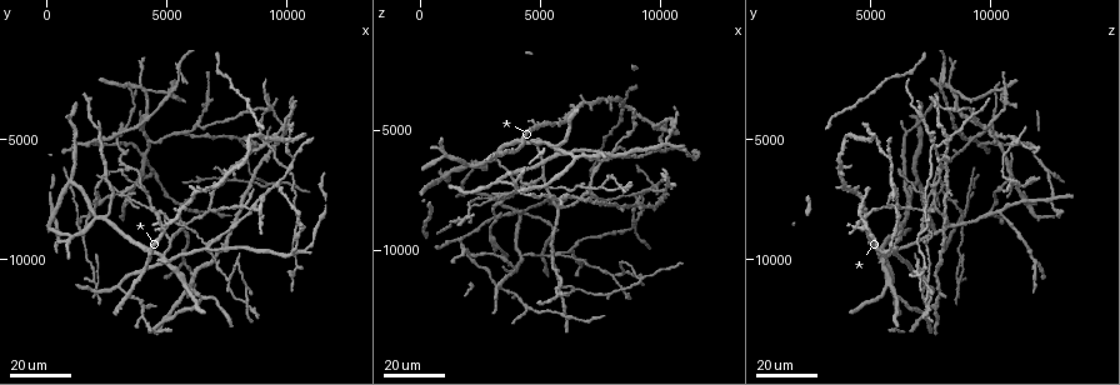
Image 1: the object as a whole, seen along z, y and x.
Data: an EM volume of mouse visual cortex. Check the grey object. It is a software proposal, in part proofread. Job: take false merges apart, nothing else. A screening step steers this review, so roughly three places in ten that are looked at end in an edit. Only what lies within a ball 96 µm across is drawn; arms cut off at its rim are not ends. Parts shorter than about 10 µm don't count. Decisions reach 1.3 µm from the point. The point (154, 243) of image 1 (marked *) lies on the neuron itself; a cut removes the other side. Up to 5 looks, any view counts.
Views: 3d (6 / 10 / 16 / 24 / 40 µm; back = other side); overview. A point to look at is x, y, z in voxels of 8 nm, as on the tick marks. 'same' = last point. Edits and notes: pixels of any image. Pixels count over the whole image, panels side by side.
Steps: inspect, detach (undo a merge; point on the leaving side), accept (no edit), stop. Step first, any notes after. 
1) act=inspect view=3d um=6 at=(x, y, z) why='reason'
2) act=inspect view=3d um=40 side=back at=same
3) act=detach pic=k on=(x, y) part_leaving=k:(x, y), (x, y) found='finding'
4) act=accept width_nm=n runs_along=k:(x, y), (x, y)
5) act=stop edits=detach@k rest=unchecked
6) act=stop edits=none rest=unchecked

act=inspect view=3d um=24 at=(3300, 7300, 7700) why='side arm on a straight run'

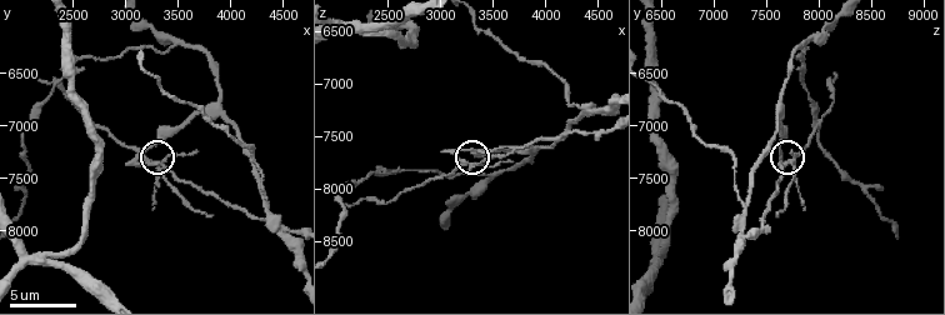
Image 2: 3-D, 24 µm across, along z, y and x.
act=inspect view=3d um=10 at=(3220, 7380, 7620)

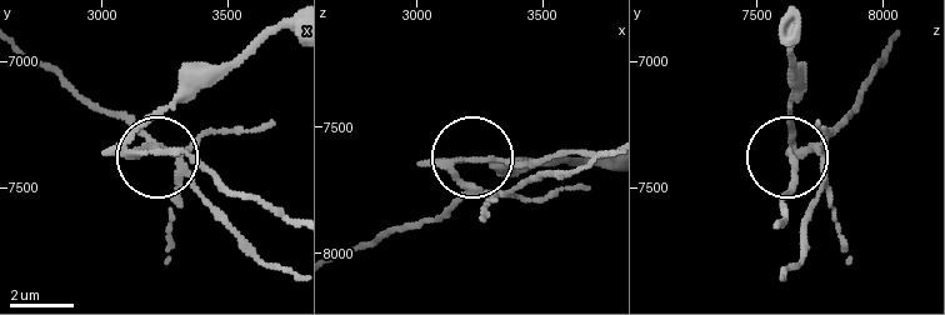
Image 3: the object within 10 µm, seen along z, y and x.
act=inspect view=3d um=6 at=(3240, 7360, 7650) why='zoom in'

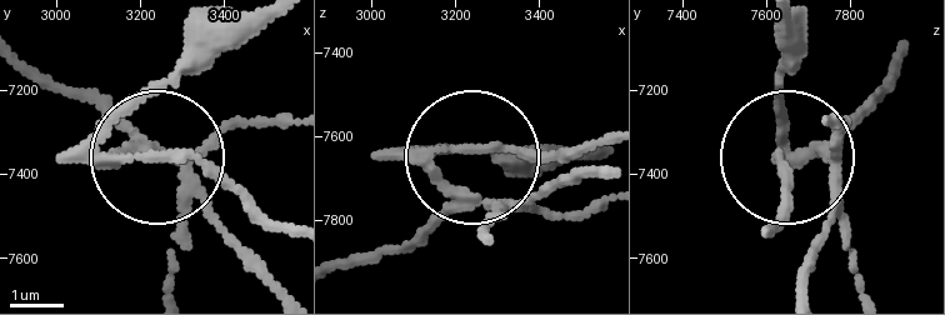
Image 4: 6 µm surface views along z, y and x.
act=detach pic=4 on=(479, 195) part_leaving=4:(419, 151), (563, 151), (603, 139) found='a second neuron is stuck on'

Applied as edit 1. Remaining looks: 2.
act=inspect view=overview

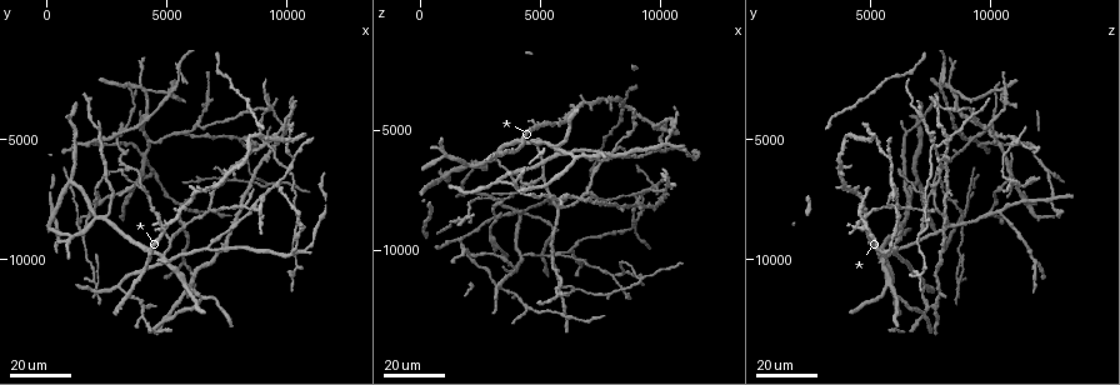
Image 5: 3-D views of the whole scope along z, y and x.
act=inspect view=3d um=10 at=(4320, 7720, 7300) why='arms part here'

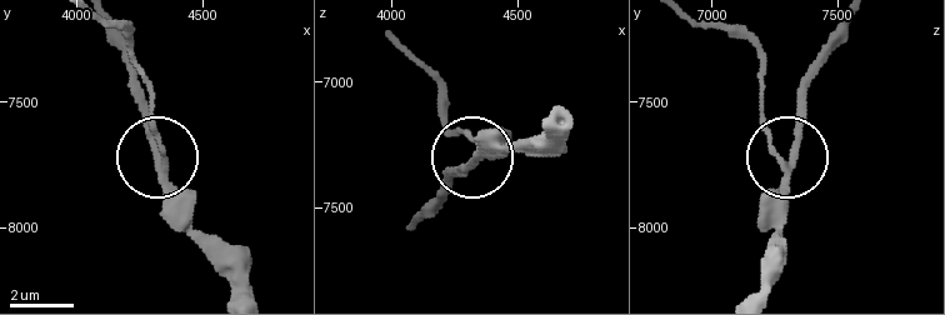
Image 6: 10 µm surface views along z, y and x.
act=detach pic=6 on=(470, 131) side_arm_um=21 part_leaving=6:(165, 169), (133, 35), (109, 24) found='a second neuron is stuck on'

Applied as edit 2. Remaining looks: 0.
act=stop edits=detach@4,detach@6 rest=unchecked

